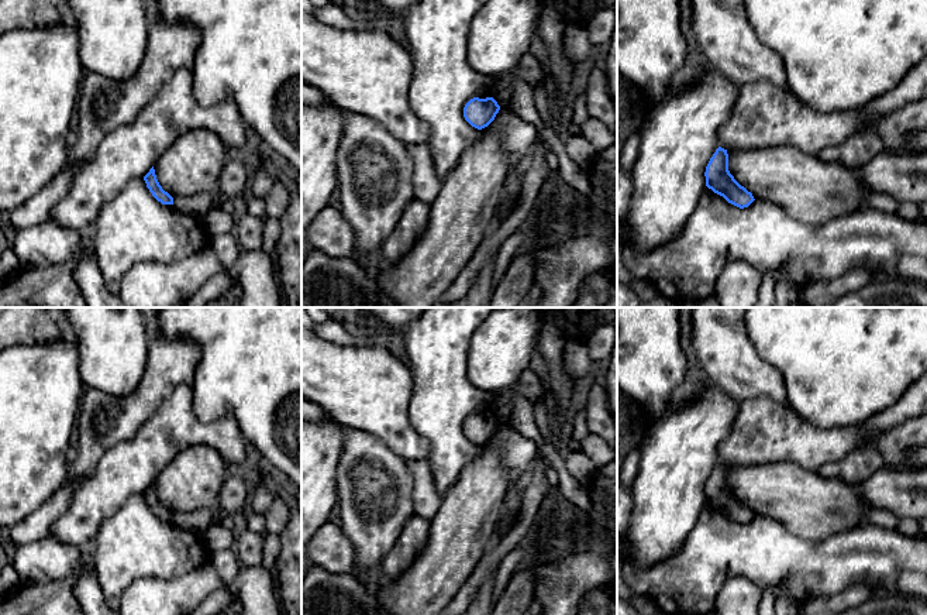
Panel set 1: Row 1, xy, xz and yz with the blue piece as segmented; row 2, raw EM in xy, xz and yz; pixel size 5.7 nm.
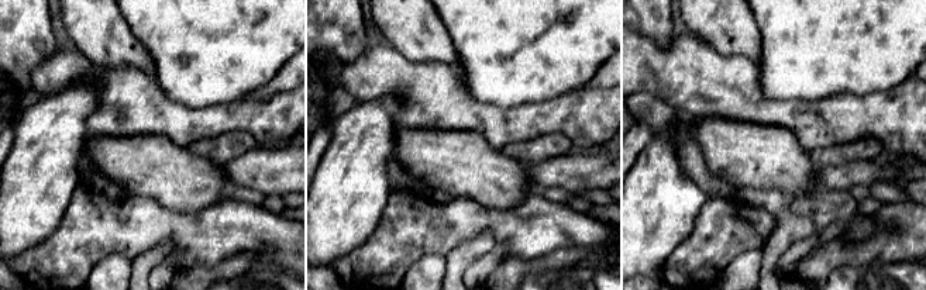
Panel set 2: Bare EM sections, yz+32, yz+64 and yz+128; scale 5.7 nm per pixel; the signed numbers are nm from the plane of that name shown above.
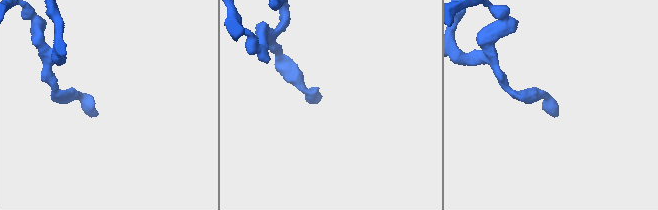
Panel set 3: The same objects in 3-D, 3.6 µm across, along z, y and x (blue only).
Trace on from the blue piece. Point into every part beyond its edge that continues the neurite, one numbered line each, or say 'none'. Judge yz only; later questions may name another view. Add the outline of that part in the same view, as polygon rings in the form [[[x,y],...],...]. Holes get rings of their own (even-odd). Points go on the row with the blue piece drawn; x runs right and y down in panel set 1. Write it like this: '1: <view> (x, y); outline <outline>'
none

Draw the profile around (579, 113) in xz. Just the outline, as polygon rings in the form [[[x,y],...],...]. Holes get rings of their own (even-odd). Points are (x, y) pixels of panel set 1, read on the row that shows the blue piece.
[[[583,90],[576,96],[572,106],[572,124],[575,128],[580,130],[583,123],[589,118],[586,109],[586,97]]]

